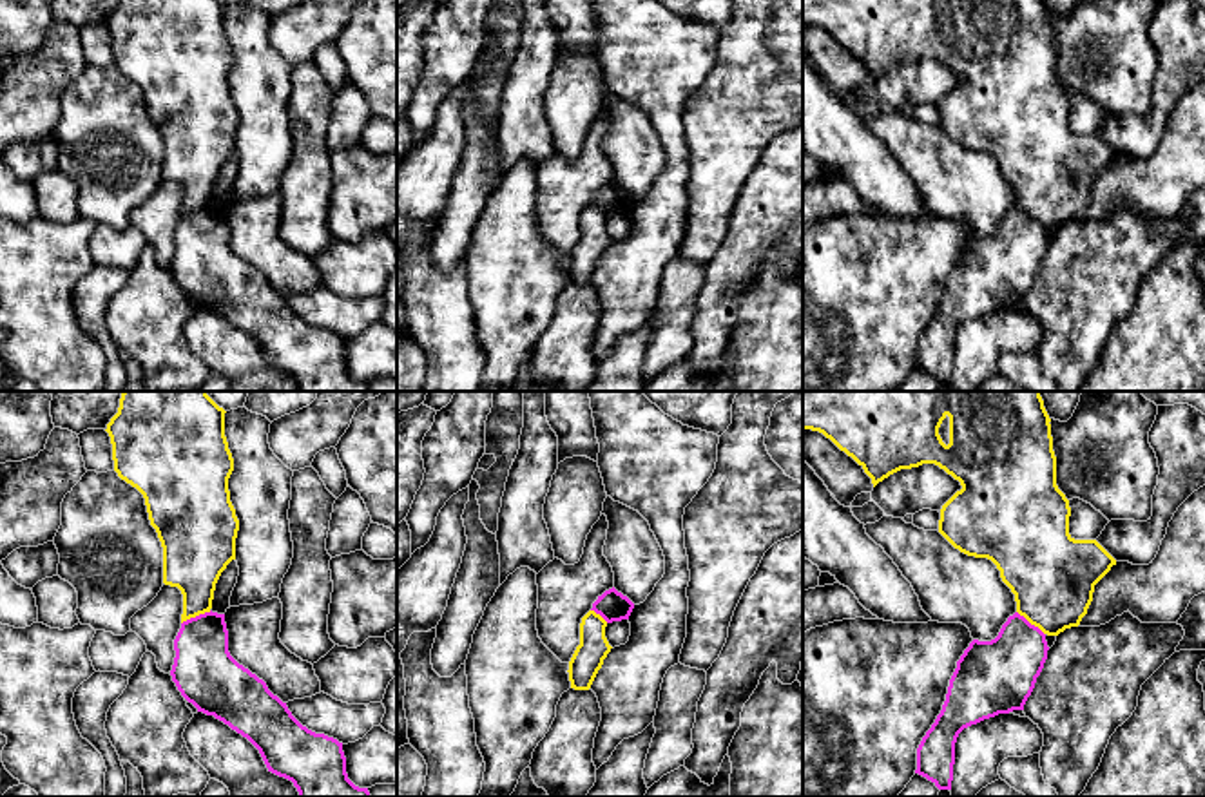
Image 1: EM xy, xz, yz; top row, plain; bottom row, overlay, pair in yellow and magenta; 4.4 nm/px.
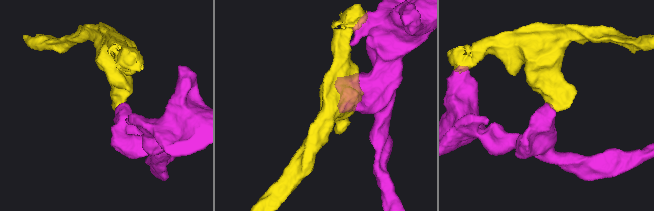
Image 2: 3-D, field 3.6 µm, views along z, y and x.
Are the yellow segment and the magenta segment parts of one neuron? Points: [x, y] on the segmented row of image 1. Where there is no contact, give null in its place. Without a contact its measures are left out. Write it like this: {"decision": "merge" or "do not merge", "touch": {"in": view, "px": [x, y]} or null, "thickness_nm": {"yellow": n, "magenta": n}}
{"decision": "do not merge", "touch": {"in": "xy", "px": [196, 614]}, "thickness_nm": {"yellow": 280, "magenta": 280}}

